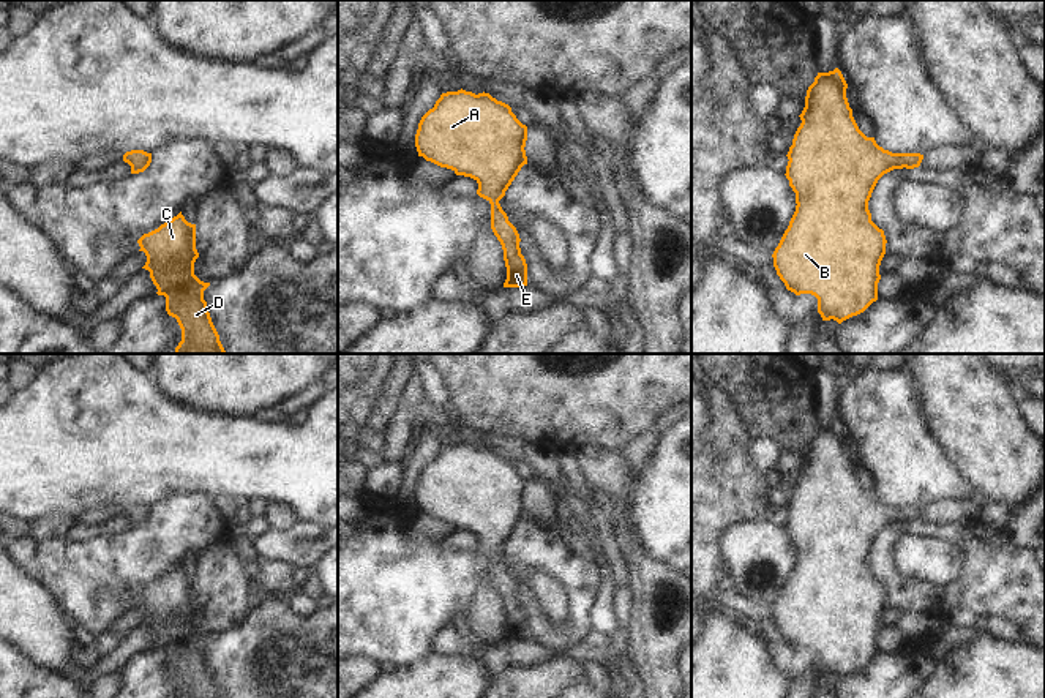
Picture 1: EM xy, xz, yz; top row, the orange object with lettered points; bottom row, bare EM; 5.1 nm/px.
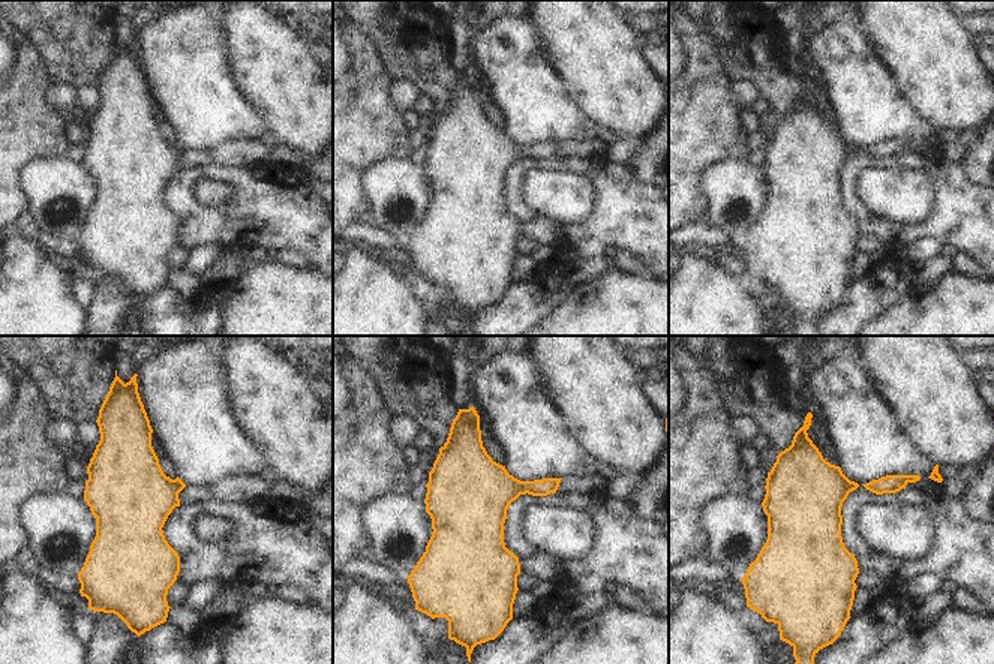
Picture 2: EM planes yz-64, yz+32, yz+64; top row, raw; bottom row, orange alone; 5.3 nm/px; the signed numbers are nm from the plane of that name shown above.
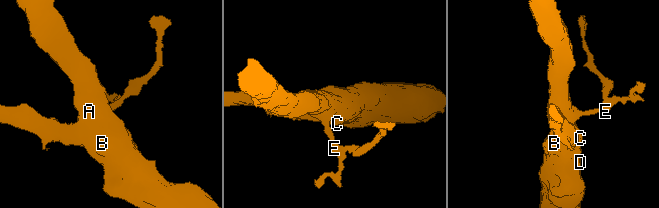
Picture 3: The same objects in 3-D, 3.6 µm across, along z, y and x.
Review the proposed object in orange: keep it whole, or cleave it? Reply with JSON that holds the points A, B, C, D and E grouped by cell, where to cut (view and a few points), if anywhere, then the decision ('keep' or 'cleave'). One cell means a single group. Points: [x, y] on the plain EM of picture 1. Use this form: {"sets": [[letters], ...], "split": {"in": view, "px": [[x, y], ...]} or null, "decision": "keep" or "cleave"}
{"sets": [["A", "B", "C", "D", "E"]], "split": null, "decision": "keep"}

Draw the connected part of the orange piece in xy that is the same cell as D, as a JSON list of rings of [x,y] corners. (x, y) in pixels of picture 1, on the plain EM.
[[[182,565],[158,583],[144,587],[137,594],[147,610],[142,622],[166,651],[166,665],[175,671],[182,682],[178,698],[221,698],[219,689],[212,676],[204,644],[210,636],[194,629],[196,578],[185,573]]]

